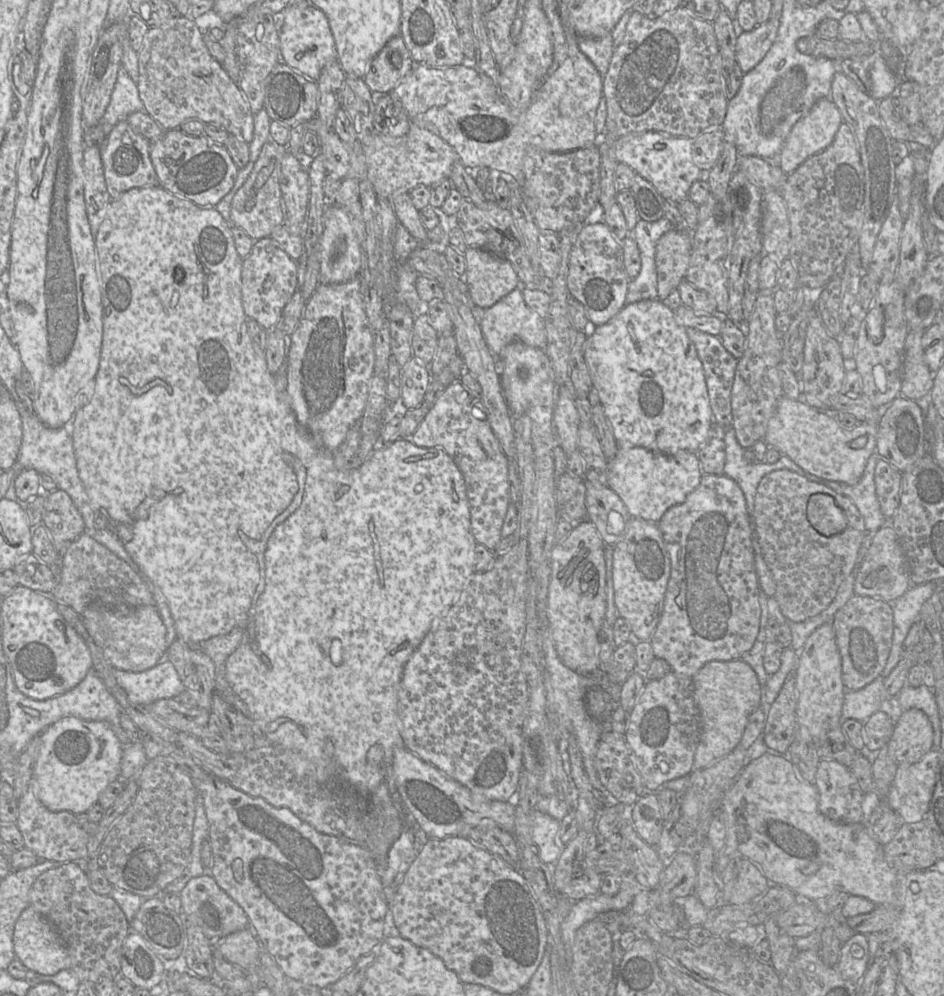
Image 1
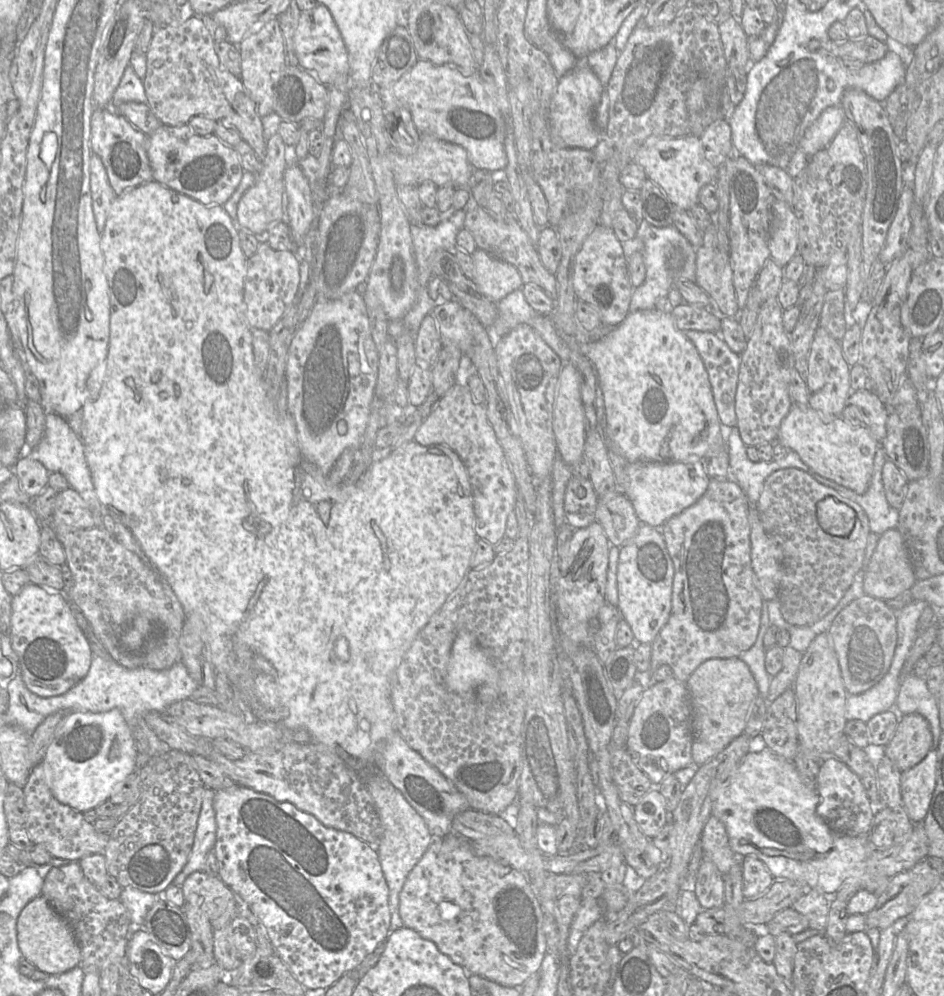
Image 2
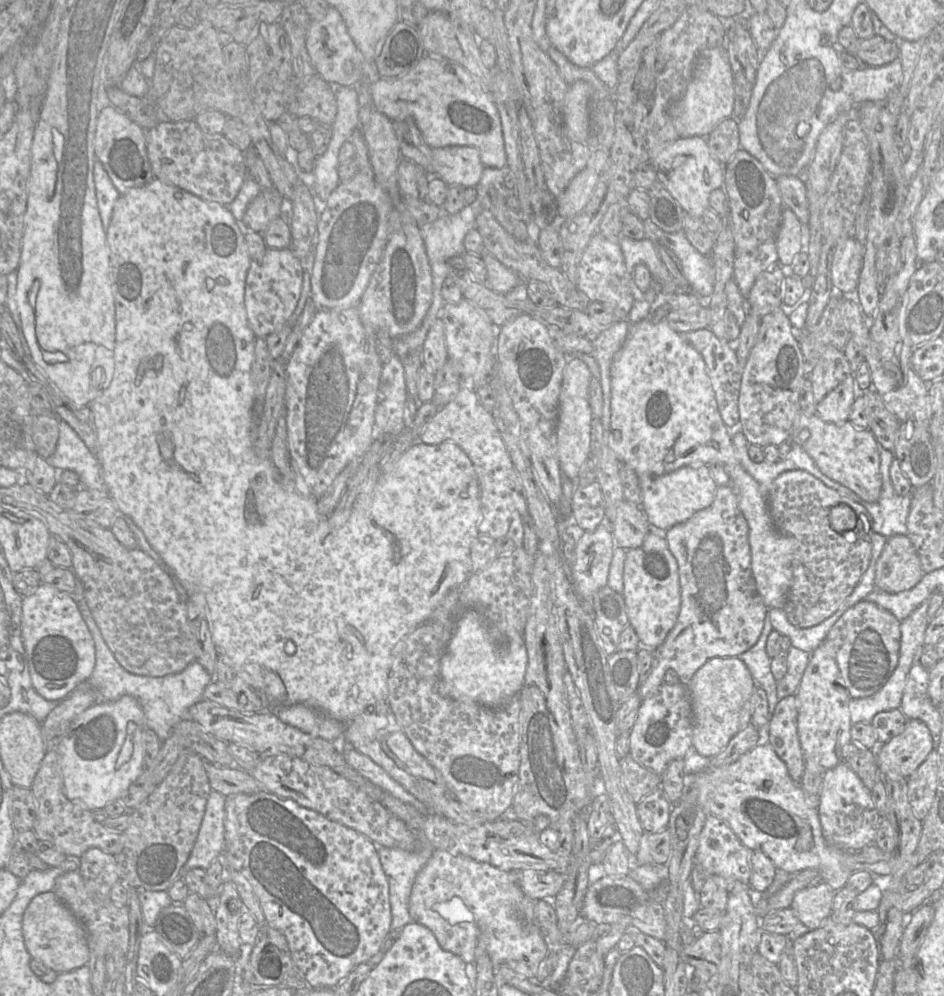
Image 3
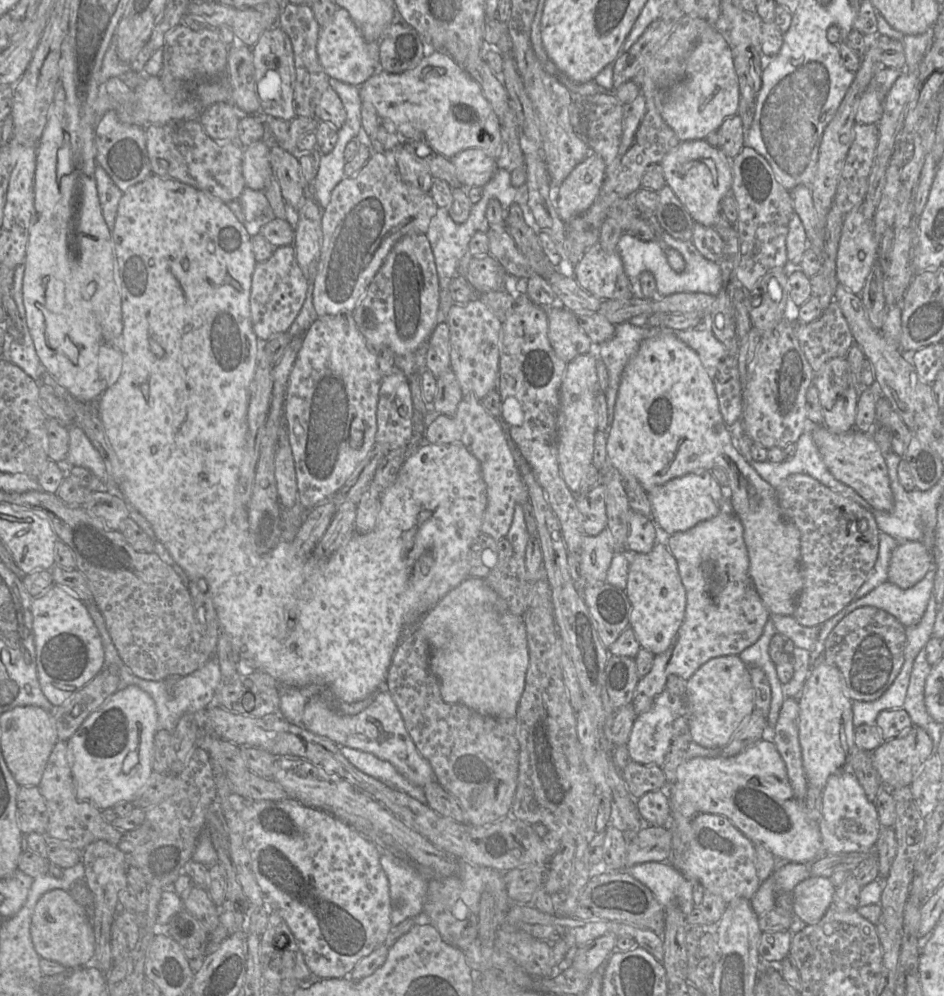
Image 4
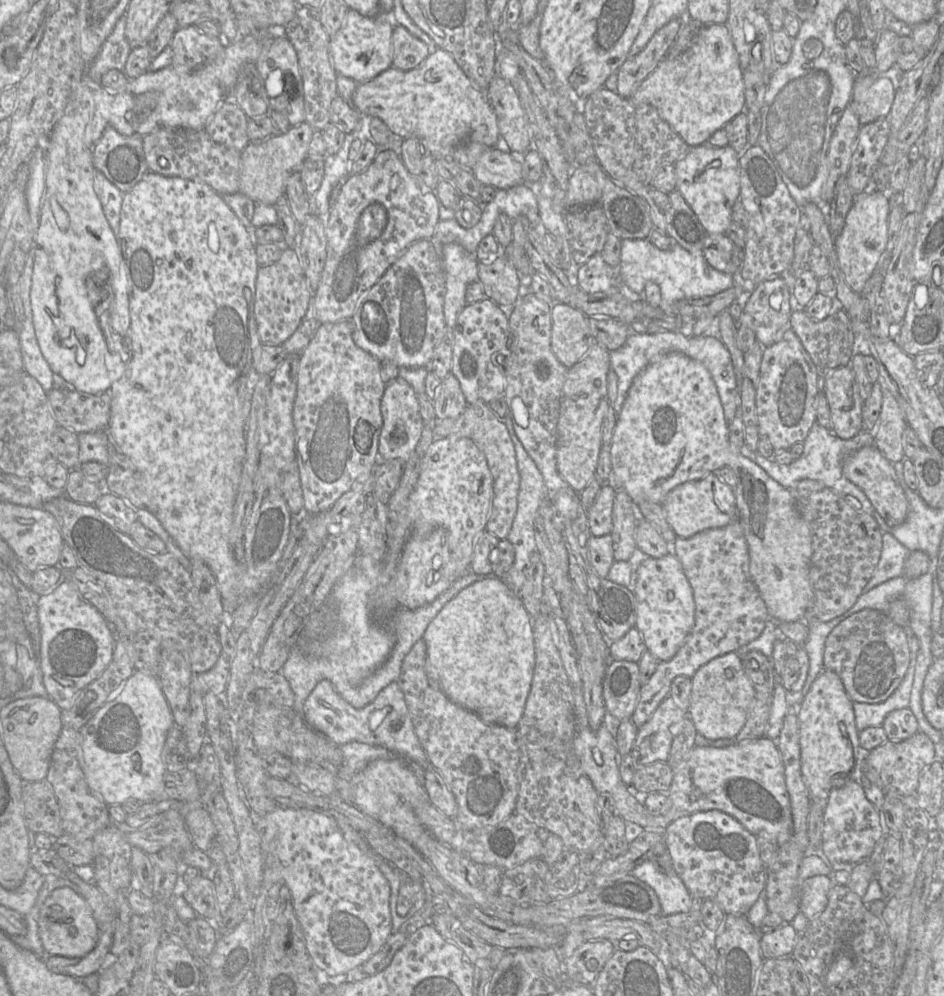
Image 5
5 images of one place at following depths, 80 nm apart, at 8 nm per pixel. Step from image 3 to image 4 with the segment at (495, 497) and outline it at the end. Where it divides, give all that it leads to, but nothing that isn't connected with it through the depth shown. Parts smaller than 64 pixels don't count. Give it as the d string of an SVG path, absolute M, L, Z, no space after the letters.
M465 395L453 415L437 414L425 429L424 441L430 444L461 442L479 461L487 497L481 525L482 533L496 541L506 537L512 524L515 505L521 504L529 535L533 538L538 537L537 522L527 487L518 471L504 432L498 420L484 409L479 399L473 395Z

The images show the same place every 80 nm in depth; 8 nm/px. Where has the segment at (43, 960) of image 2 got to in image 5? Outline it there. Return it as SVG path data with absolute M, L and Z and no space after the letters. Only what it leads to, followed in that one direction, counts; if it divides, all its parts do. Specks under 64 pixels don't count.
M64 887L54 890L45 900L39 913L38 934L47 955L81 958L96 946L99 925L83 898Z

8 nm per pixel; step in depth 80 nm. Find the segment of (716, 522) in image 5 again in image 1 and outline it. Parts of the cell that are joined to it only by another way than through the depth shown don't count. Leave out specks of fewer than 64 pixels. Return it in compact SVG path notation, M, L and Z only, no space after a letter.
M619 444L616 455L608 460L608 486L621 498L630 516L655 523L669 508L686 500L700 484L702 475L696 452L687 450L667 455L631 444Z

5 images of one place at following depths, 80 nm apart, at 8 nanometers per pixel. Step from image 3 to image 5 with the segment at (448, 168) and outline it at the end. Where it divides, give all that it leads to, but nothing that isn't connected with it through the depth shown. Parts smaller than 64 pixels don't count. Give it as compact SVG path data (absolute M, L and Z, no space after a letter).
M501 136L495 147L488 148L473 165L471 171L483 185L491 185L498 189L508 189L522 183L522 163L520 160L523 154L511 154L507 150L505 142L501 142Z

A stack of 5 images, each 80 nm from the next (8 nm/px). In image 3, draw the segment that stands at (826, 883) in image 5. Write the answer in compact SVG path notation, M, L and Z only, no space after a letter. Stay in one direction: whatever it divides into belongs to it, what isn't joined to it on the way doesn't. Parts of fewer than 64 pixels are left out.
M823 881L796 892L790 908L810 930L819 928L830 916L835 891Z

